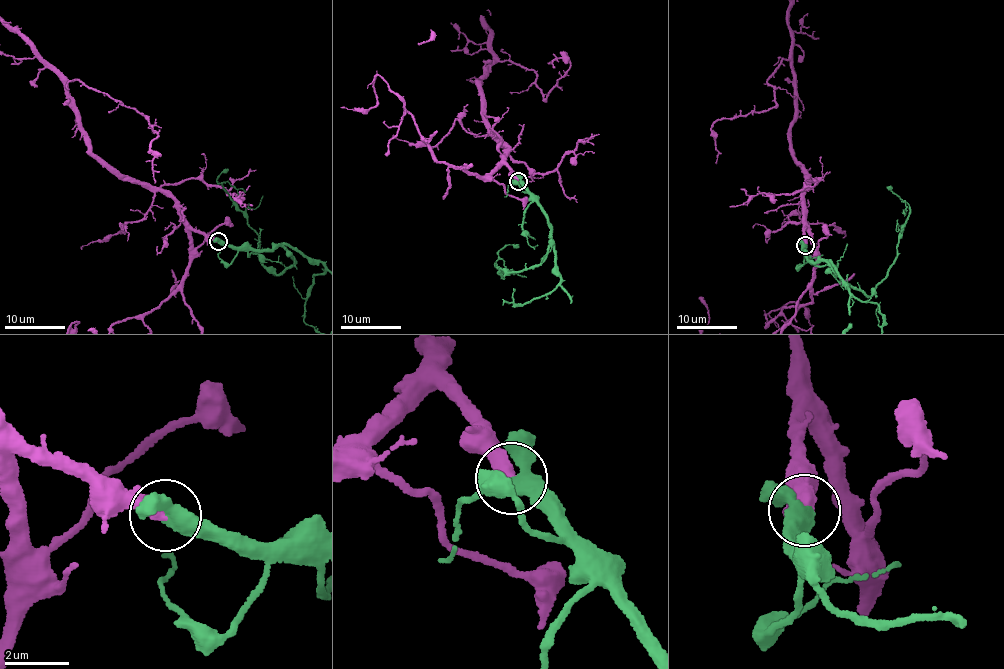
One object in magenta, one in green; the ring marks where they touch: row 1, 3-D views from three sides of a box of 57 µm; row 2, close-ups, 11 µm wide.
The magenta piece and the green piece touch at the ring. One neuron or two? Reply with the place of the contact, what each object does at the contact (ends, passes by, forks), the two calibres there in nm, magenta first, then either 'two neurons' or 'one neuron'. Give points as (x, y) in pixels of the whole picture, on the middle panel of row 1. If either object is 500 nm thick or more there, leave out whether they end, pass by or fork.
place (518, 181); calibres 500 and 440 nm; one neuron

